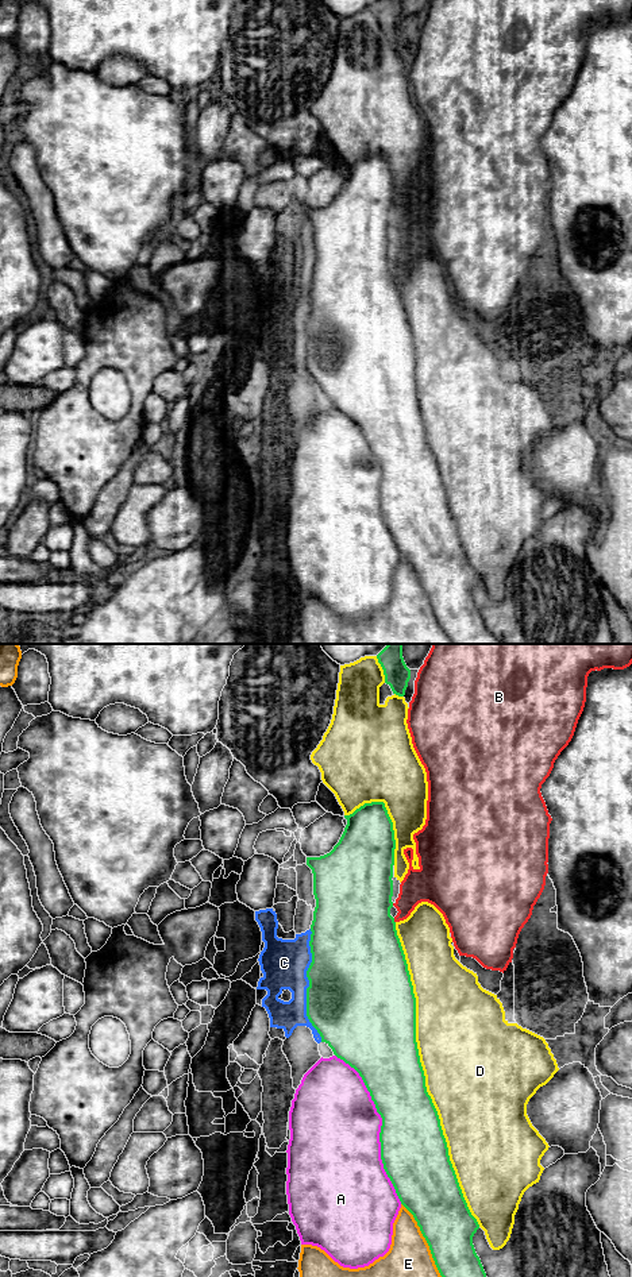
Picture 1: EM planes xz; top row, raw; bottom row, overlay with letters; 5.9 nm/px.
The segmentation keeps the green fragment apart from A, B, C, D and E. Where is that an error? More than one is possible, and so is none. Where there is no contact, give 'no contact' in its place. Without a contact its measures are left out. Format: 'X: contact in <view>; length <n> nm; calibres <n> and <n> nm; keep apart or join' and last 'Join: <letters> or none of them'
A: contact in xz; length 950 nm; calibres 400 and 480 nm; keep apart
B: contact in xz; length 30 nm; calibres 500 and 190 nm; keep apart
C: contact in xz; length 700 nm; calibres 500 and 280 nm; keep apart
D: contact in xz; length 1900 nm; calibres 380 and 480 nm; keep apart
E: contact in xz; length 500 nm; calibres 320 and 260 nm; keep apart
Join: none of them

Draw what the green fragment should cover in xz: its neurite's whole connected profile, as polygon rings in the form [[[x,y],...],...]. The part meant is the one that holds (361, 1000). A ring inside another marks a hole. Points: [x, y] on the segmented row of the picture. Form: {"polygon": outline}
{"polygon": [[[371,802],[365,803],[357,809],[352,814],[344,815],[347,825],[334,849],[320,857],[307,857],[307,865],[312,869],[313,873],[313,895],[316,899],[316,907],[313,911],[313,921],[311,925],[311,953],[312,962],[307,971],[307,977],[309,980],[309,987],[307,988],[307,1016],[312,1026],[317,1030],[321,1037],[321,1042],[325,1042],[334,1052],[334,1054],[354,1068],[362,1077],[367,1091],[370,1092],[371,1100],[375,1104],[377,1112],[382,1118],[382,1126],[379,1133],[381,1142],[381,1160],[384,1169],[390,1178],[396,1193],[401,1204],[413,1215],[423,1237],[425,1238],[435,1265],[442,1277],[486,1277],[483,1266],[479,1257],[475,1253],[473,1245],[473,1237],[479,1228],[477,1219],[471,1215],[467,1203],[463,1197],[462,1189],[459,1187],[455,1170],[450,1161],[448,1147],[443,1130],[440,1126],[440,1119],[438,1111],[432,1103],[431,1096],[427,1092],[425,1076],[420,1062],[417,1042],[416,1042],[416,998],[413,994],[413,985],[411,981],[411,975],[408,971],[408,964],[405,954],[397,935],[394,918],[390,915],[390,908],[393,907],[393,865],[394,865],[394,830],[393,822],[388,814],[384,802]]]}

